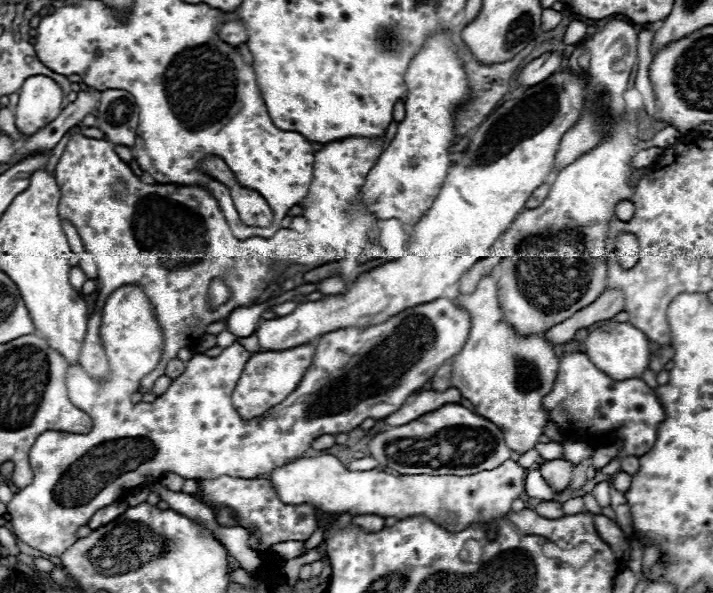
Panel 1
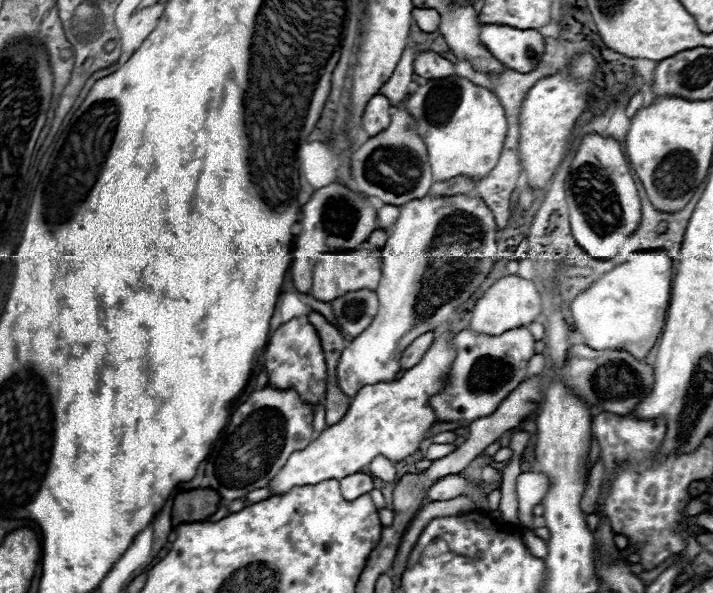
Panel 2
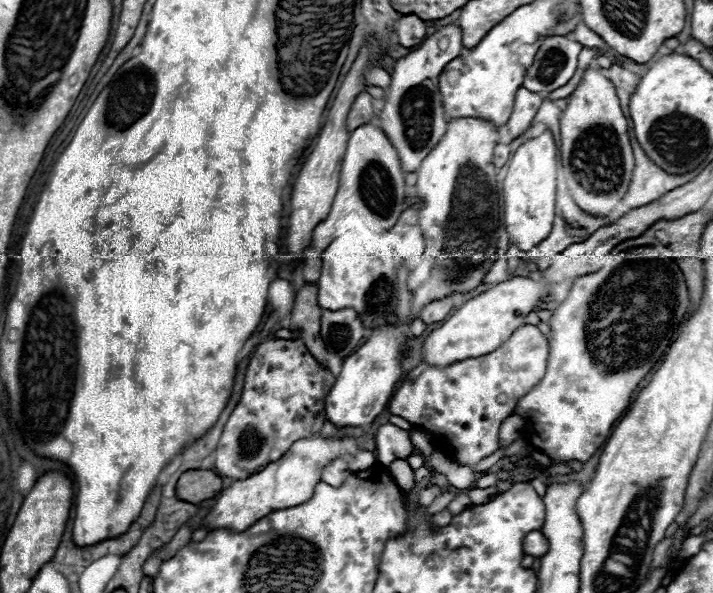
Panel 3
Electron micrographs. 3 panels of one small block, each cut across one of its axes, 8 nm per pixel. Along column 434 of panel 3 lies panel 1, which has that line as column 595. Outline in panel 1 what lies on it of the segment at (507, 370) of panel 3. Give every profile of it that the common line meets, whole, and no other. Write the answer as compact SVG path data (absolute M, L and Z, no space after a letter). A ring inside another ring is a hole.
M568 352L568 354L560 356L560 368L558 368L554 388L548 396L544 396L544 410L548 412L548 418L552 422L568 424L568 426L558 426L560 430L570 430L576 436L580 434L580 436L586 436L586 438L596 436L596 438L604 438L606 442L618 442L620 444L618 456L612 458L612 462L602 468L602 474L608 474L608 476L614 476L622 470L620 466L622 466L624 458L644 456L654 446L658 424L664 420L664 408L662 408L658 396L654 394L654 390L642 378L612 380L604 372L600 372L584 352Z

